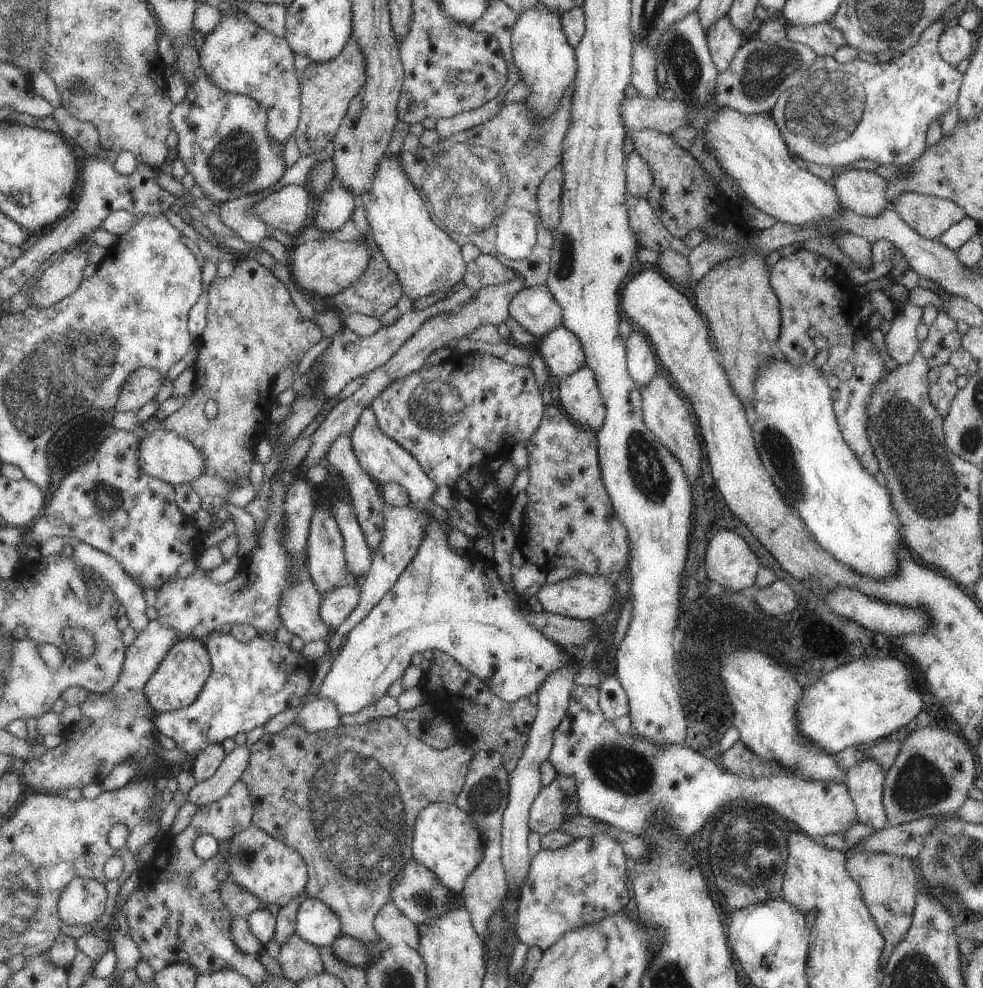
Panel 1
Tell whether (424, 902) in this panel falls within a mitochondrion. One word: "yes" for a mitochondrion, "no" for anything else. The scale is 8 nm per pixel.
yes

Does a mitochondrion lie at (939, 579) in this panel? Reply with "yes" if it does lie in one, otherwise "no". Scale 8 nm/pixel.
no

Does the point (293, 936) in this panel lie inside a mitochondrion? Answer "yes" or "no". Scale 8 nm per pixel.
no

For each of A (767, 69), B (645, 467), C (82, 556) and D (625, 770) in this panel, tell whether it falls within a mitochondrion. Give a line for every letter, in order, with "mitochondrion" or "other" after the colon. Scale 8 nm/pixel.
A: mitochondrion
B: mitochondrion
C: other
D: mitochondrion

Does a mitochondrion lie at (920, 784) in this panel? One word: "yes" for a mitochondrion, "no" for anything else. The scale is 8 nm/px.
yes

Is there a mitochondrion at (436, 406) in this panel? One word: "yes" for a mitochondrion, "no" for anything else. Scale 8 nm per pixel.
yes

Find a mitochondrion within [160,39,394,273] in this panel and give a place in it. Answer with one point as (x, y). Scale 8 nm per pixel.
(232, 165)

